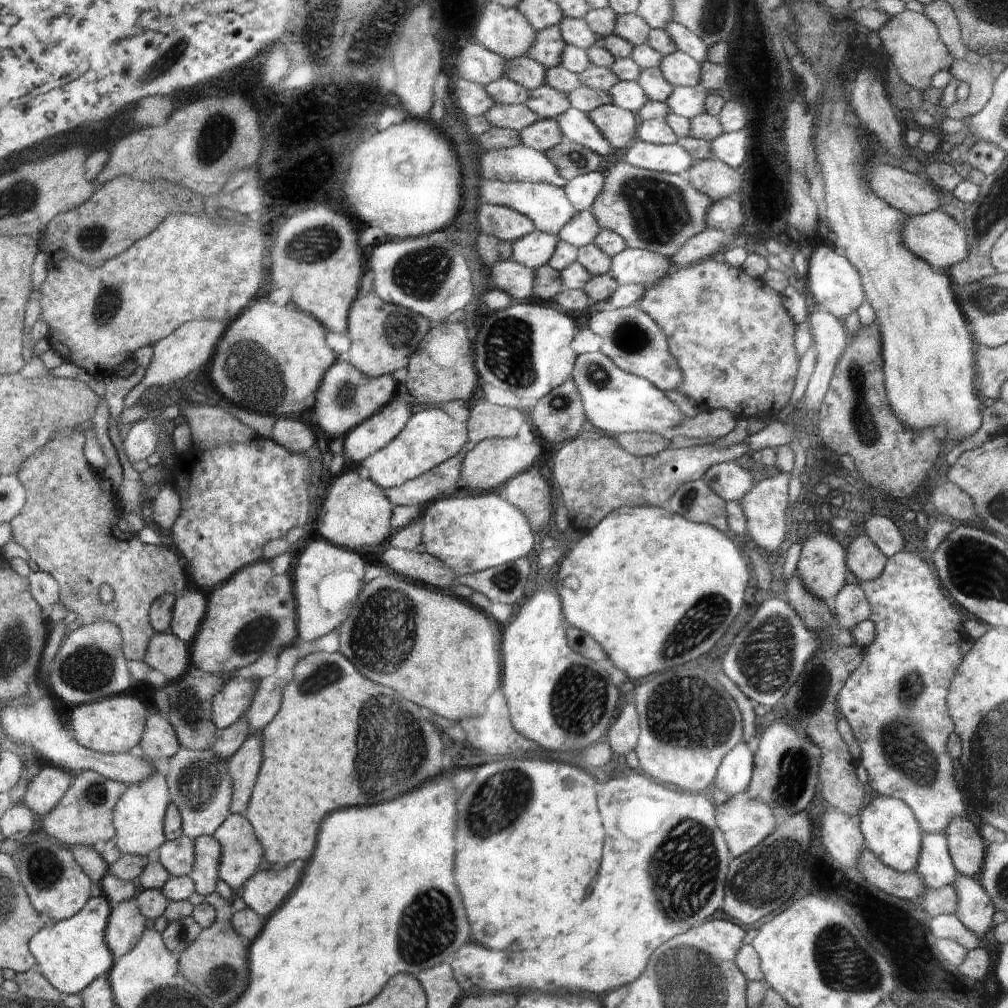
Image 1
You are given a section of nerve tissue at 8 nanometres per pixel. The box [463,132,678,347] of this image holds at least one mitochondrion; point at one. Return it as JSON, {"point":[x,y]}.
{"point":[576,158]}

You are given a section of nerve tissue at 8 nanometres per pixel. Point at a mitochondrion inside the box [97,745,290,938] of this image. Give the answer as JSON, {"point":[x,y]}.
{"point":[198,784]}

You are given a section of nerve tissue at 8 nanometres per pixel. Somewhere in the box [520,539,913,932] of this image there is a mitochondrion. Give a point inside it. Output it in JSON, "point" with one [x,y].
{"point":[678,875]}

